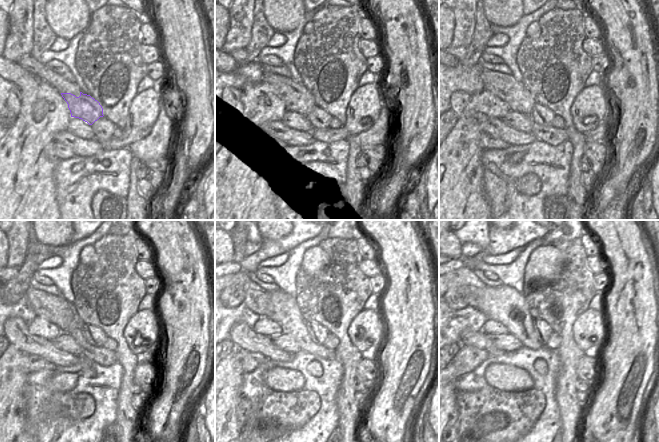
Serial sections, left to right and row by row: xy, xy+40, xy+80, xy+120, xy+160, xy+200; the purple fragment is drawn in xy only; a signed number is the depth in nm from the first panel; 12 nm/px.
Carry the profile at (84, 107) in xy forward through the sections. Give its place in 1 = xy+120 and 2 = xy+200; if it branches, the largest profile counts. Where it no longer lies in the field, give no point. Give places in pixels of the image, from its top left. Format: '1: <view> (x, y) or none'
1: xy+120 (54, 308)
2: xy+200 (463, 276)

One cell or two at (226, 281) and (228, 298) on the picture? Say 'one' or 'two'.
two

